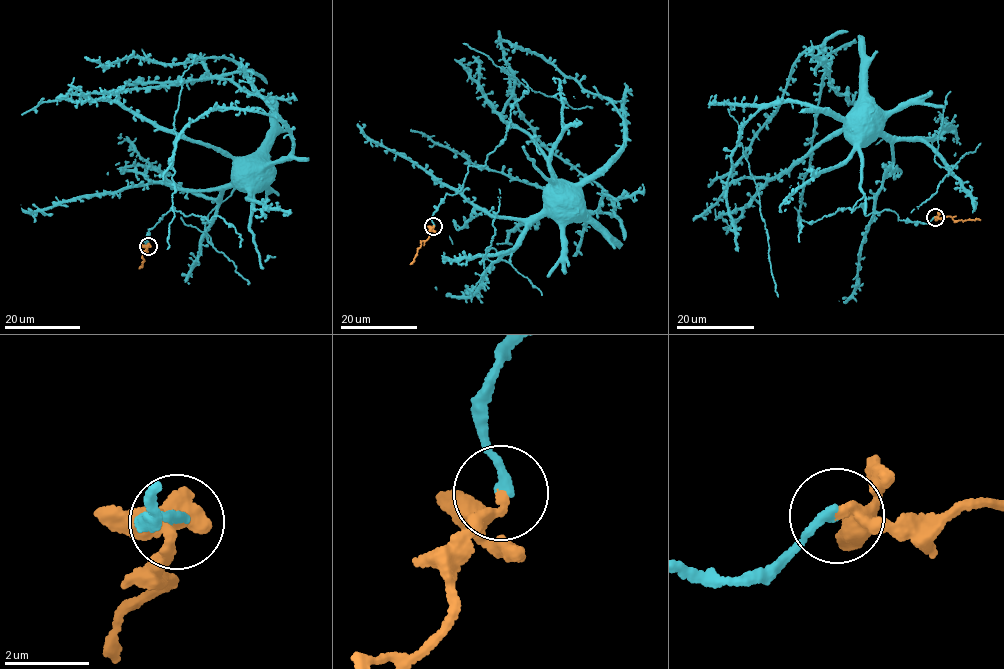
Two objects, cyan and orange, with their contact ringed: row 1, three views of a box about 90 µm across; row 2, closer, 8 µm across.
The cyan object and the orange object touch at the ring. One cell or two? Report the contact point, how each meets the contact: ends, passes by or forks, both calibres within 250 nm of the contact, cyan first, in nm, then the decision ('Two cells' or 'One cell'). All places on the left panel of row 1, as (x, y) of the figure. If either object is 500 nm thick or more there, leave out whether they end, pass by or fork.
Place: (148, 246). At the ring cyan ends. At the ring orange passes by. Thickness 200 nm (cyan) against 240 nm. One cell

